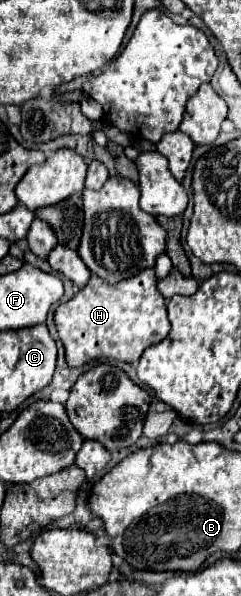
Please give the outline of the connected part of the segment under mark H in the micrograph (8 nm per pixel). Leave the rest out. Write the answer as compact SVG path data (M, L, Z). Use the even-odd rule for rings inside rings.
M143 269L119 285L107 285L91 275L89 283L67 303L61 303L53 315L57 335L63 341L69 367L81 367L95 359L119 359L137 363L143 351L163 341L169 333L165 299L157 291L155 269Z

